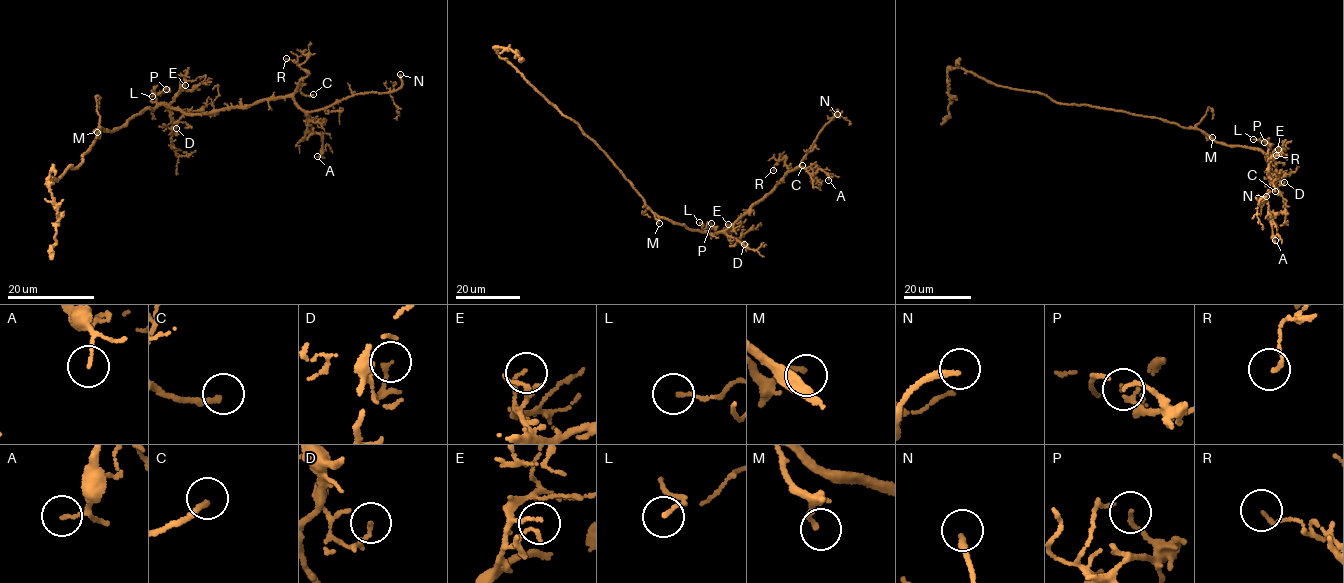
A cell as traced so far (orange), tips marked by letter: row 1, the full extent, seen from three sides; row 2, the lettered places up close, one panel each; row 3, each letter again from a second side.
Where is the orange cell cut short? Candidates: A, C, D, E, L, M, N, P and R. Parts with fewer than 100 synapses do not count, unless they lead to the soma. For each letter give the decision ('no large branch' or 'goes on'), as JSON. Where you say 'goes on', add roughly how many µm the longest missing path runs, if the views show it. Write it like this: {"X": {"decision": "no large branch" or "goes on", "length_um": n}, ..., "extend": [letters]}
{"A": {"decision": "no large branch"}, "C": {"decision": "no large branch"}, "D": {"decision": "no large branch"}, "E": {"decision": "no large branch"}, "L": {"decision": "no large branch"}, "M": {"decision": "no large branch"}, "N": {"decision": "goes on", "length_um": 10}, "P": {"decision": "no large branch"}, "R": {"decision": "no large branch"}, "extend": ["N"]}

